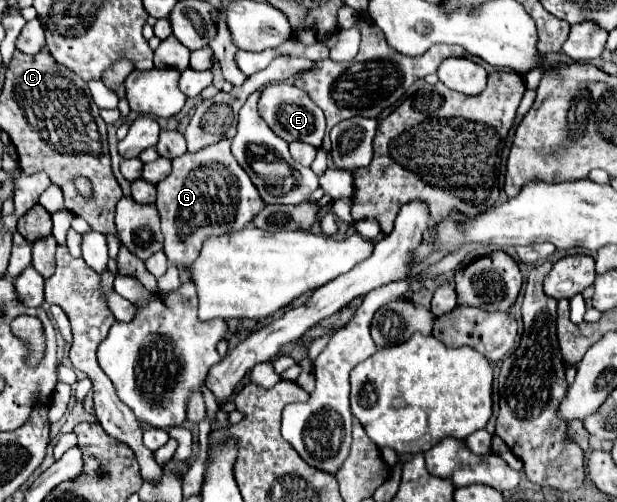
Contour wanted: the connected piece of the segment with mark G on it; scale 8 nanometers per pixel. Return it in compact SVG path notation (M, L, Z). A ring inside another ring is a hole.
M221 139L195 153L173 159L173 171L157 183L157 209L165 235L165 255L177 267L191 265L205 239L245 229L265 207L257 187L231 155L231 141ZM199 225L199 227L197 227Z

